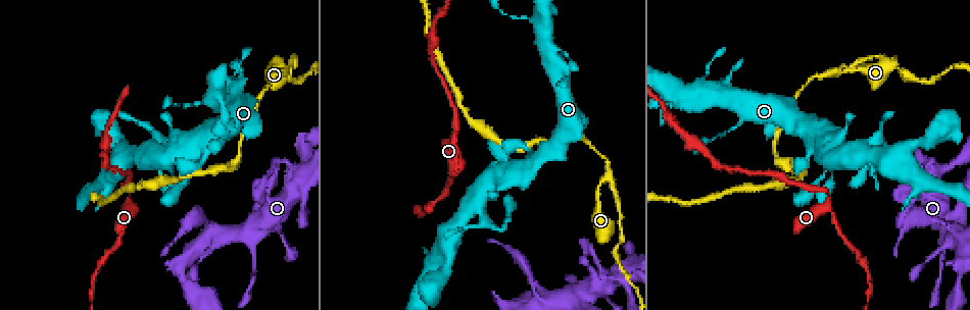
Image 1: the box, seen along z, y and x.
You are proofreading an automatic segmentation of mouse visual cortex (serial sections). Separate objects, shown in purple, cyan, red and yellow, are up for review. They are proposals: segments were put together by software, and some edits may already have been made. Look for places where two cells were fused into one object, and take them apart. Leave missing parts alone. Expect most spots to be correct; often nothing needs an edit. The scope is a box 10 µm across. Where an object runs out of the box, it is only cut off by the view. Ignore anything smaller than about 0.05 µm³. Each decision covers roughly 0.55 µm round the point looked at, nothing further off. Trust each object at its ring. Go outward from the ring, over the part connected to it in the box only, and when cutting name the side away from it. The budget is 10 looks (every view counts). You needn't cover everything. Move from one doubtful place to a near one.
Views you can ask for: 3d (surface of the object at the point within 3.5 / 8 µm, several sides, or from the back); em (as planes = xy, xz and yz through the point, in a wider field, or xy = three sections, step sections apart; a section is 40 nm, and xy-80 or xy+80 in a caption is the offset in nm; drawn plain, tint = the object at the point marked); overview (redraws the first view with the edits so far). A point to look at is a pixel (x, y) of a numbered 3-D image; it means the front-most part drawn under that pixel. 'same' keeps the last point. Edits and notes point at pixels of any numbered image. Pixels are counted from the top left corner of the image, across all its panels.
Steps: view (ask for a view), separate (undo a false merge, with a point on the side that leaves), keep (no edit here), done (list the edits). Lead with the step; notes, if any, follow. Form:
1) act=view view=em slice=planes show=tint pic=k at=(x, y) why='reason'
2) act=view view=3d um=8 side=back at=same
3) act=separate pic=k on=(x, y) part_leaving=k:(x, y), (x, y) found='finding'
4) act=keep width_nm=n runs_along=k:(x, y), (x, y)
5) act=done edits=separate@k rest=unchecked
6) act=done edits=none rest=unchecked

act=view view=3d um=3.5 pic=1 at=(457, 169) why='sharp bend'

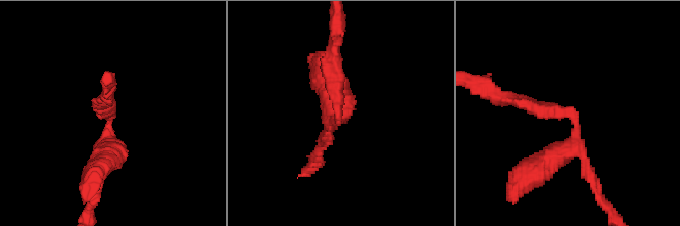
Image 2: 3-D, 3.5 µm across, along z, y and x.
act=view view=em slice=xy step=3 show=tint pic=2 at=(337, 116) why='shape alone is not enough'

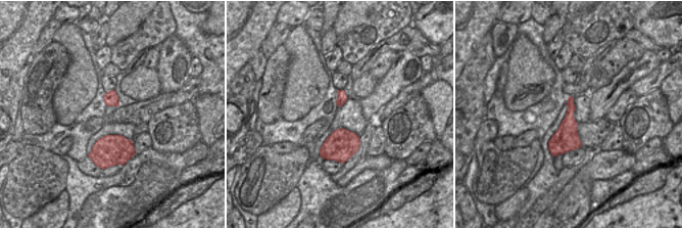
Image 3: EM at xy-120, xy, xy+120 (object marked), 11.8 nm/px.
act=keep arm_widths_nm=200,350 runs_along=2:(546, 160), (575, 141), (575, 116), (504, 97) found='one cell here'

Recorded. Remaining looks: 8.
act=view view=3d um=8 pic=1 at=(607, 176) why='sharp bend'

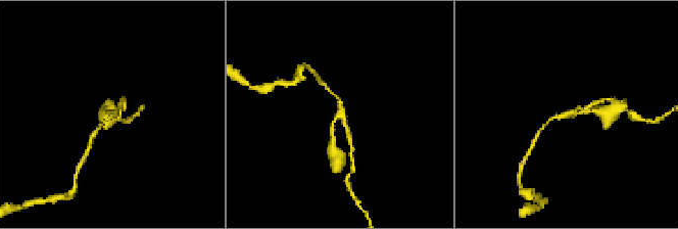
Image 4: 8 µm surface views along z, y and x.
act=view view=3d um=3.5 at=same why='zoom in'

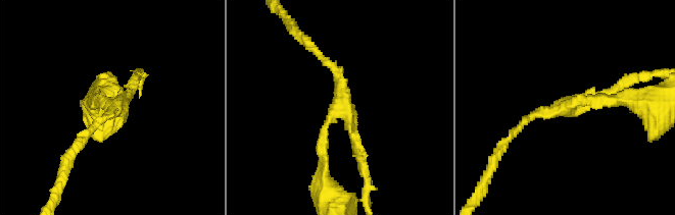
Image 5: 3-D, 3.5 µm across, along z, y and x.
act=view view=em slice=xy step=1 show=tint pic=5 at=(568, 106)

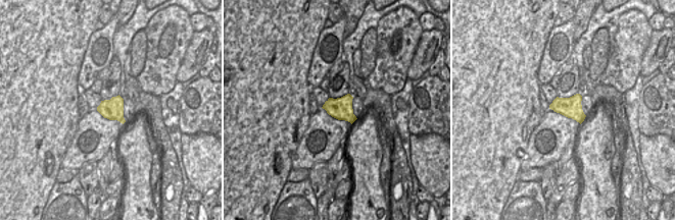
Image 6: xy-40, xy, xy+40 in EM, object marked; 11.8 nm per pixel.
act=keep runs_along=5:(630, 101), (573, 101), (518, 126) found='all the same cell'

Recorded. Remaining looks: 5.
act=view view=3d um=8 pic=1 at=(295, 168) why='calibre changes'

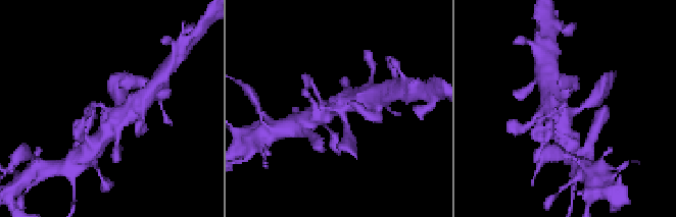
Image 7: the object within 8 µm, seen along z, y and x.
act=view view=3d um=3.5 at=same why='zoom in'

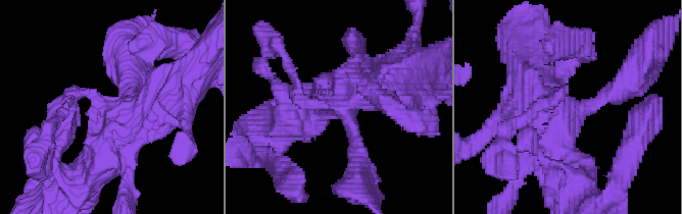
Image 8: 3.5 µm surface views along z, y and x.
act=view view=em slice=xy step=2 show=tint pic=8 at=(105, 108)

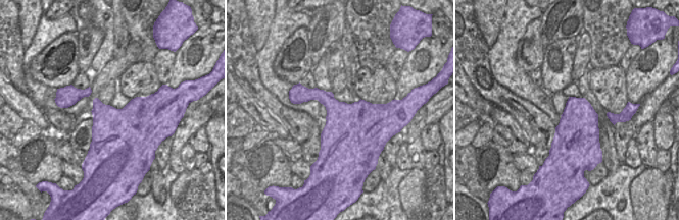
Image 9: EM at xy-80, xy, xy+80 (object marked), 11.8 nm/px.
act=keep runs_along=8:(96, 165), (114, 121), (89, 94), (64, 109) found='continuous, no second cell'

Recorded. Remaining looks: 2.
act=done edits=none rest=unchecked

